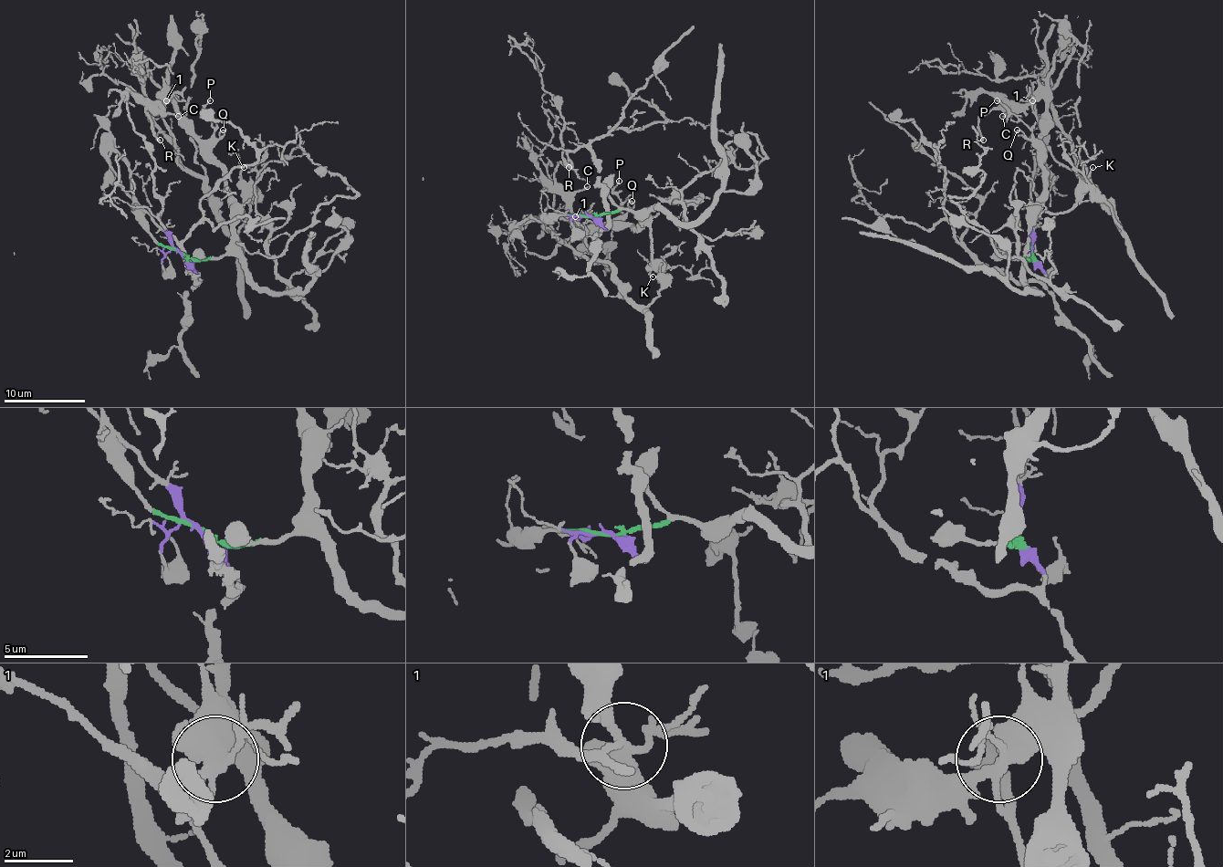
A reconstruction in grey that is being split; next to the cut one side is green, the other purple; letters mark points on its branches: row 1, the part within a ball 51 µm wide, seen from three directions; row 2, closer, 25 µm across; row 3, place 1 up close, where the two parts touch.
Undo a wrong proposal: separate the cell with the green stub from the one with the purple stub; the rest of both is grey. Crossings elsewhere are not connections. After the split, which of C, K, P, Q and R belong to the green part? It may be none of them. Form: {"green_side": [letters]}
{"green_side": ["C", "K", "P", "Q", "R"]}

